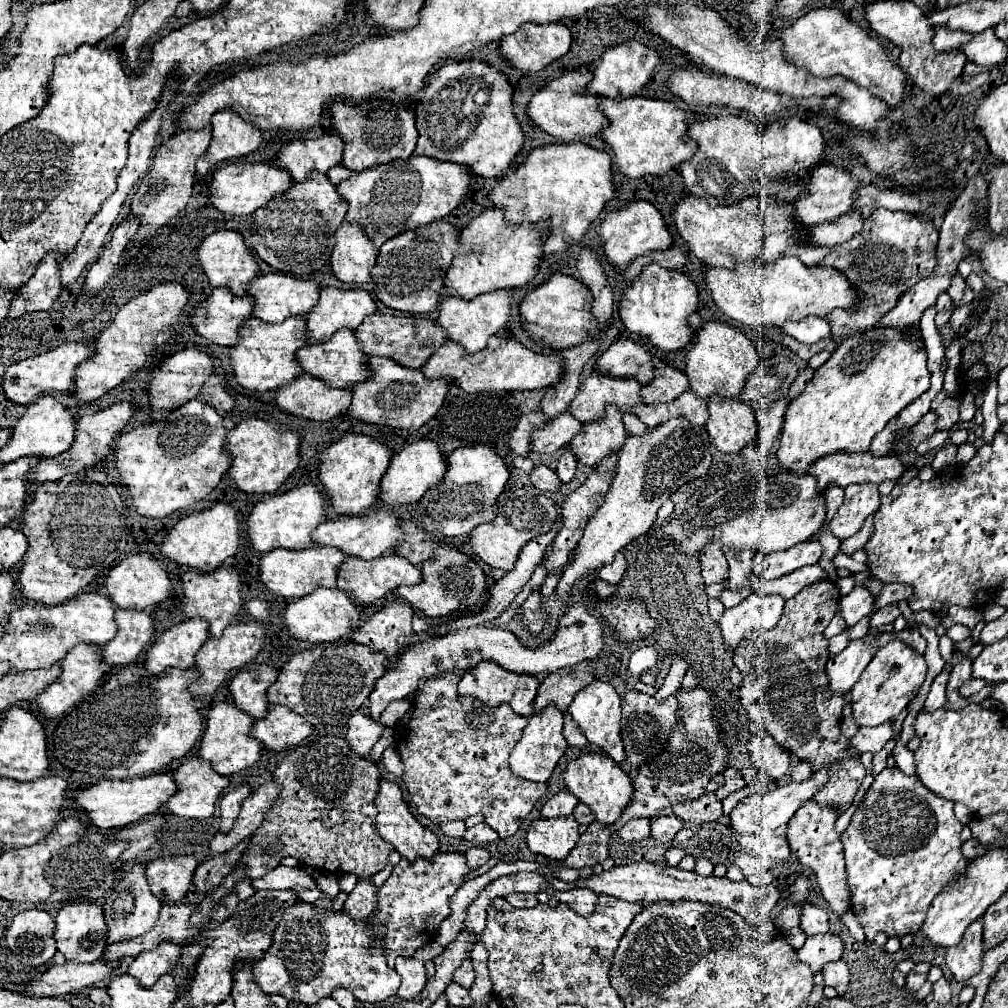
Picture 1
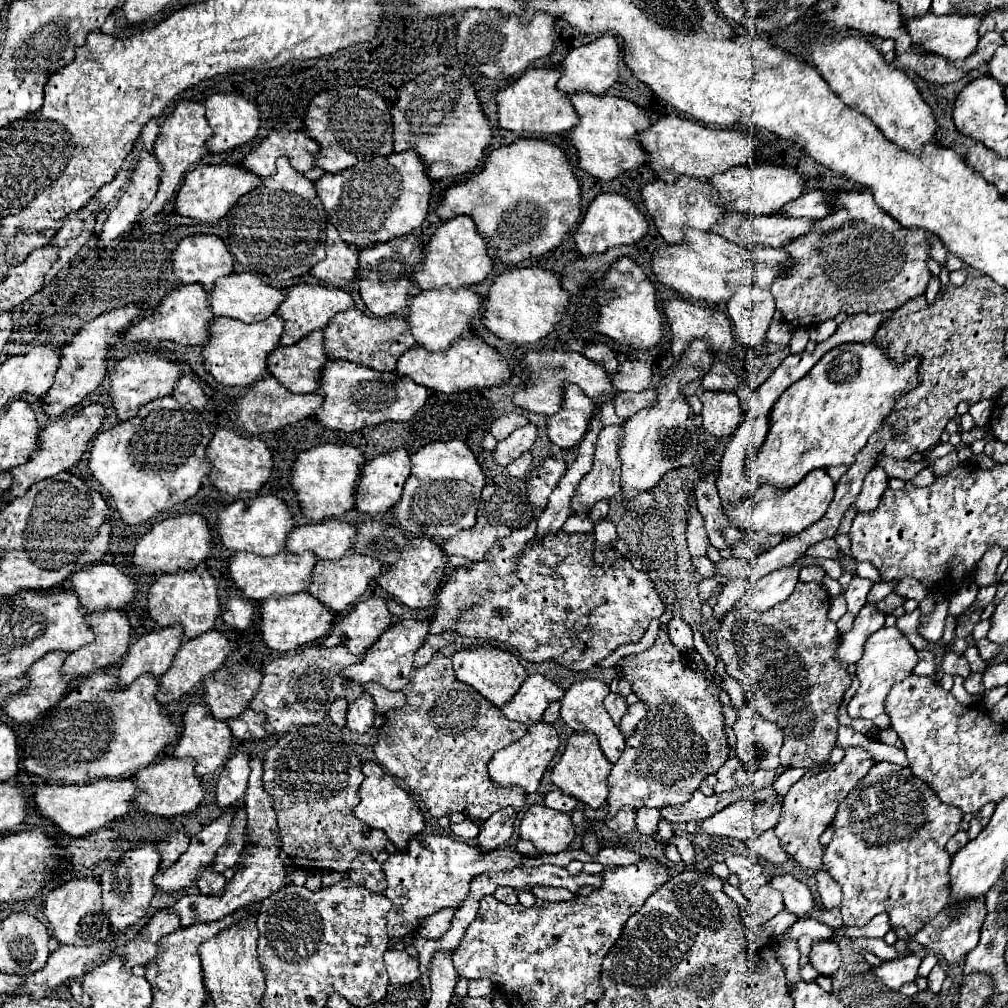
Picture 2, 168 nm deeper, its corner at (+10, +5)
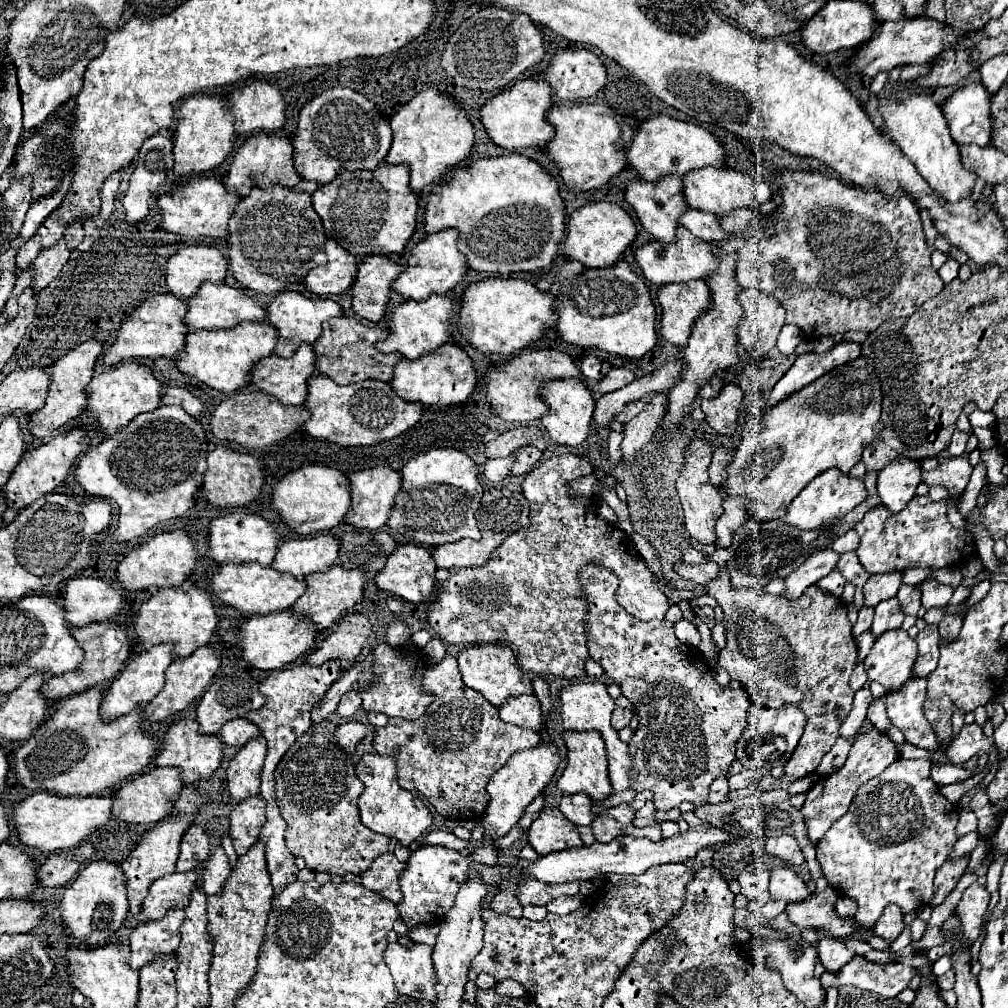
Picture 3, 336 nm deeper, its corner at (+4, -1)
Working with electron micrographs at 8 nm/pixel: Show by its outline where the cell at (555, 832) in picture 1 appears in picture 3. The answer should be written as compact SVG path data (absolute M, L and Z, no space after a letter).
M544 807L540 817L532 821L528 829L528 843L538 855L548 855L554 851L564 851L570 847L582 847L582 839L576 825L570 823L560 809Z

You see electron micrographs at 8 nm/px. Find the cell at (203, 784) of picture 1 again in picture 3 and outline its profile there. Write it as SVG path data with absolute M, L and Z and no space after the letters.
M152 767L150 771L138 775L136 779L130 779L122 783L116 793L114 793L114 805L112 805L112 815L116 819L124 819L126 823L156 823L162 821L170 815L172 801L182 789L180 773L174 767Z

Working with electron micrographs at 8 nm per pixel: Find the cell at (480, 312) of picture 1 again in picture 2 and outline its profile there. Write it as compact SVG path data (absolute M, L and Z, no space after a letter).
M430 289L412 299L406 319L418 345L424 345L430 351L442 351L448 349L456 337L470 331L472 319L480 313L480 305L482 299L472 289Z

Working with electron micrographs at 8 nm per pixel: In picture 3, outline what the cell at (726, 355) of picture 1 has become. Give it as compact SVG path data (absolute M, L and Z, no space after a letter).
M696 279L694 283L670 283L662 285L658 289L658 303L662 307L662 319L660 319L660 335L674 343L676 347L684 347L690 337L690 329L694 321L710 307L710 293L708 285L702 279Z

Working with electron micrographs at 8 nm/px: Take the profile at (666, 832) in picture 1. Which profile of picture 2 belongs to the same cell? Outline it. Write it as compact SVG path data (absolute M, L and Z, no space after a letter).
M642 807L640 811L636 811L636 827L642 835L648 835L652 837L654 833L658 833L658 823L660 823L662 815L658 809L648 809L648 807Z

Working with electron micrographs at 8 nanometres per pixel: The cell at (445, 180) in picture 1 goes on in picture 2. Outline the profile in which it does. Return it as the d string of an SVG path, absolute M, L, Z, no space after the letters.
M408 149L404 153L392 153L388 157L376 157L368 163L358 163L354 167L344 169L342 173L326 173L318 179L318 197L328 213L328 221L340 231L340 237L346 243L356 245L358 249L366 249L374 243L388 241L394 237L408 235L412 229L420 227L426 219L426 211L432 195L432 179L426 173L426 165L416 149Z

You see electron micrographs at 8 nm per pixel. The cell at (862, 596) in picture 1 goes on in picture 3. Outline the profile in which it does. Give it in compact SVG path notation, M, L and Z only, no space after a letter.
M892 571L882 575L870 575L868 583L864 585L864 605L876 607L884 599L892 599L898 593L898 587L902 585L904 571Z

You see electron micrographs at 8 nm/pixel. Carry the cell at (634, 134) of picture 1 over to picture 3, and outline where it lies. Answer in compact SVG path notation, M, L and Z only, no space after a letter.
M568 101L554 105L546 113L546 121L554 127L554 137L544 145L550 161L556 165L564 187L568 191L580 193L590 189L600 189L610 177L618 175L626 163L626 149L632 139L632 127L610 117L610 107Z

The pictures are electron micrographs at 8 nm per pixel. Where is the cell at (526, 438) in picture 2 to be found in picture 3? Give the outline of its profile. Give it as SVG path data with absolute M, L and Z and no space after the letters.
M502 457L502 459L488 459L484 465L484 477L492 483L502 481L514 465L514 457Z

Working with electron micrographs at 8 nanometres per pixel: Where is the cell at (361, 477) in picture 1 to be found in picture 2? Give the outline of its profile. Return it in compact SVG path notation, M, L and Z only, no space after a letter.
M322 443L300 453L292 469L292 487L298 493L304 515L318 521L328 517L340 517L350 511L356 501L356 481L364 463L364 453L352 445Z

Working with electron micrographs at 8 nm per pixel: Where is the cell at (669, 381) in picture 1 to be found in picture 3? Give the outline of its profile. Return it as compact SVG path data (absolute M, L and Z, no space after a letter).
M614 367L614 369L610 369L610 371L598 381L592 389L594 389L594 393L598 393L598 395L606 395L606 393L612 393L612 391L616 391L616 389L626 387L626 385L632 383L634 379L636 379L636 375L634 375L632 371Z

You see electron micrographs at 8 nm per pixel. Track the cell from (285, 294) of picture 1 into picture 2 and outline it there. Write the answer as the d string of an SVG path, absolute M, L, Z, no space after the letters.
M240 273L240 275L228 275L228 277L220 277L216 281L214 291L210 293L210 309L212 313L216 313L218 317L232 317L232 319L240 319L244 323L260 323L266 317L274 315L276 309L280 307L280 301L284 301L284 291L268 285L264 281L262 275L258 273Z

